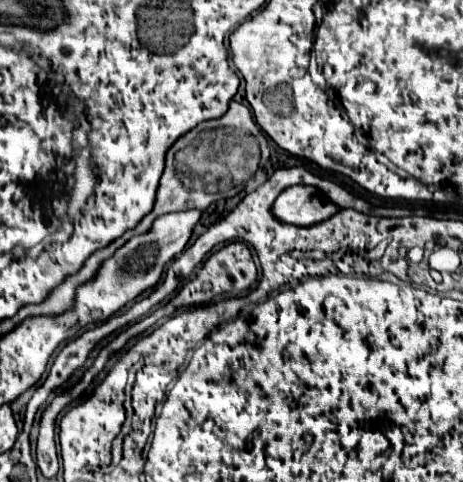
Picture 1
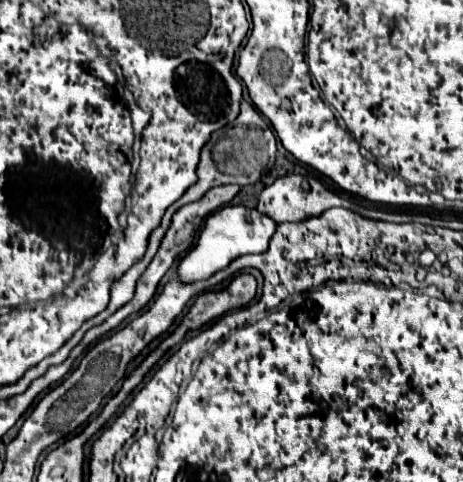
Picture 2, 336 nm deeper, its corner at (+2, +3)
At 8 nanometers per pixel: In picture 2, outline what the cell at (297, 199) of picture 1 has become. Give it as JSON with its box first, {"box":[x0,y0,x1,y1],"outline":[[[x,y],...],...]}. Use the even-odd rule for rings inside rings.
{"box":[176,206,274,284],"outline":[[[226,206],[206,218],[198,242],[180,258],[176,276],[182,284],[192,284],[196,280],[206,280],[208,276],[224,270],[232,260],[244,254],[262,254],[268,250],[268,242],[274,230],[274,220],[260,214],[258,210],[246,210],[244,206]]]}

